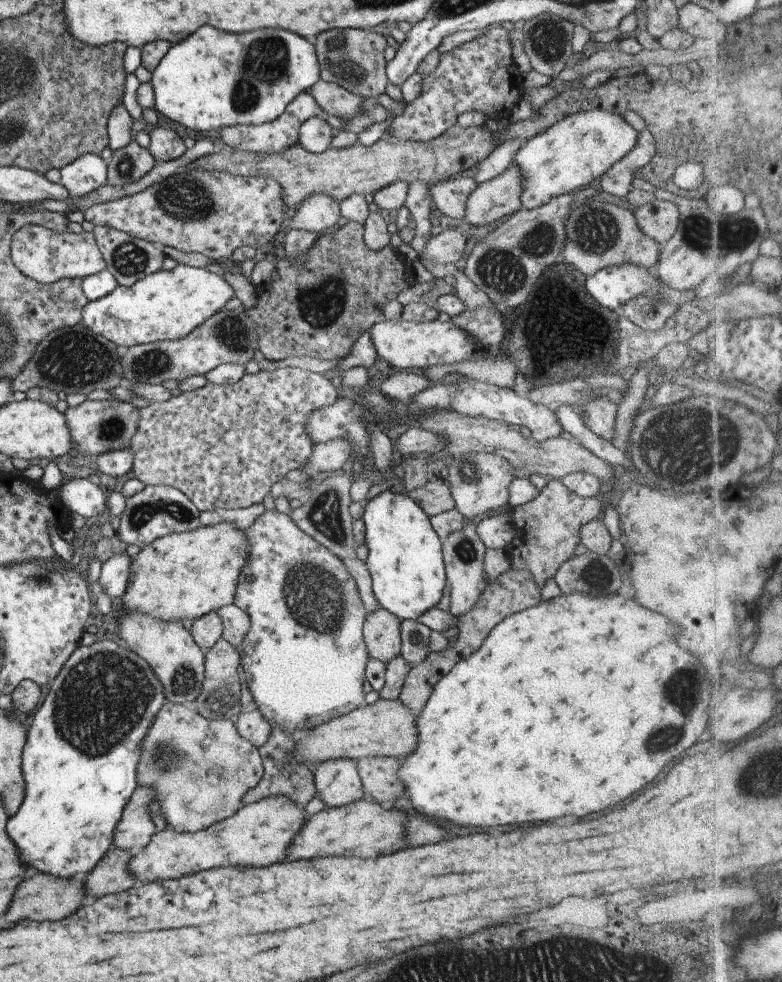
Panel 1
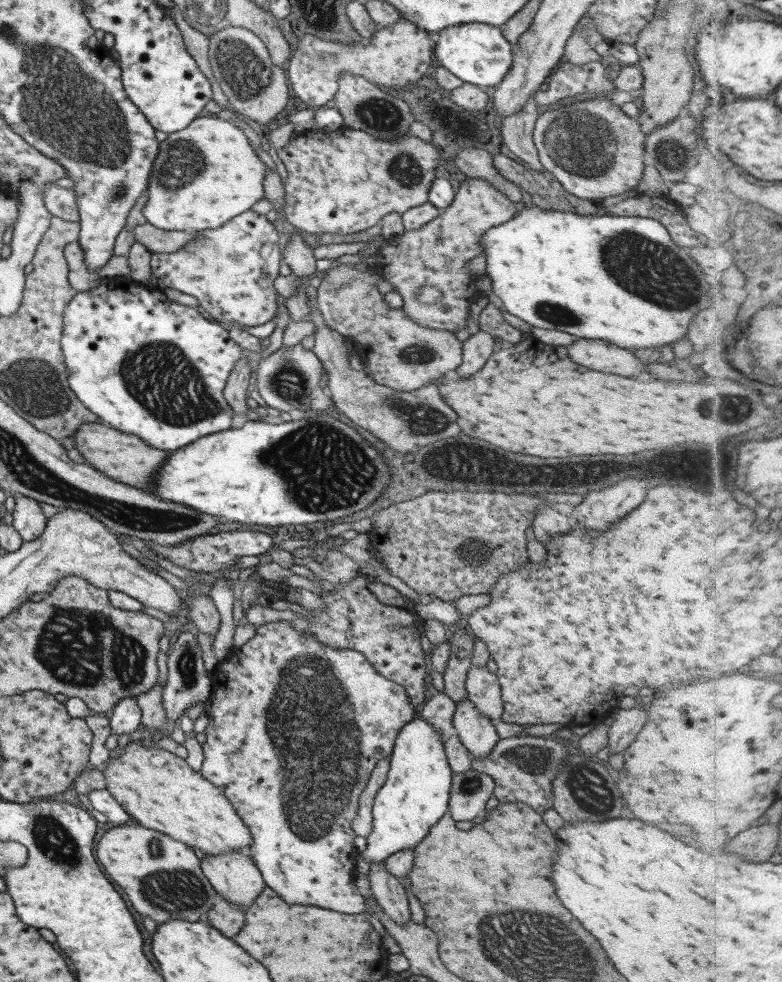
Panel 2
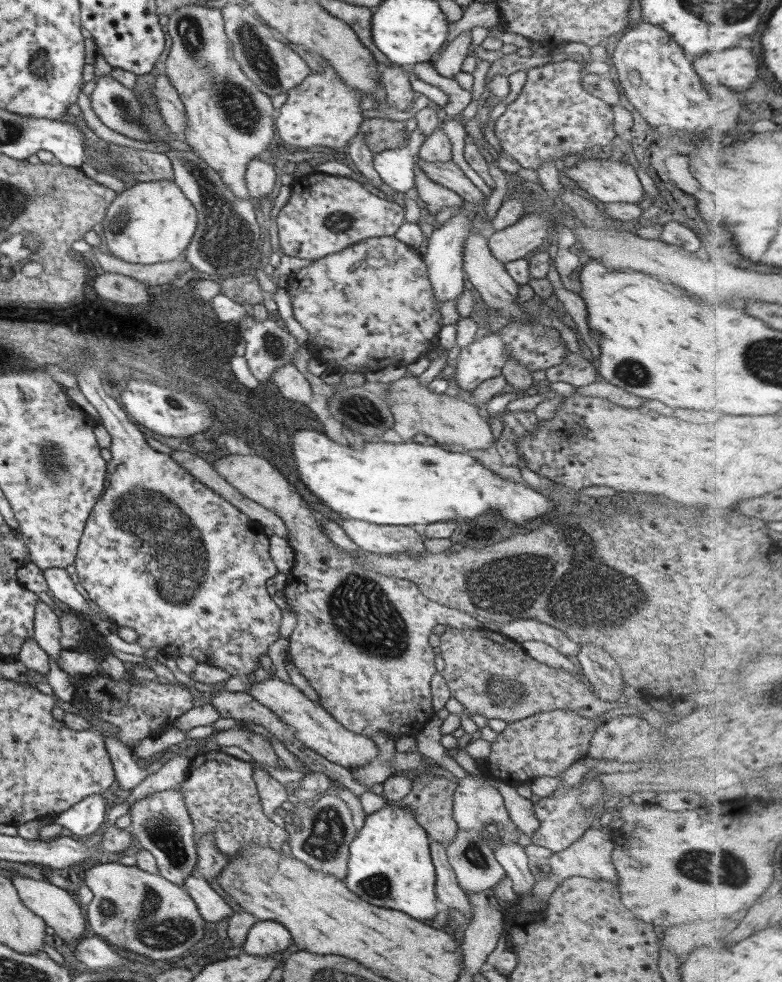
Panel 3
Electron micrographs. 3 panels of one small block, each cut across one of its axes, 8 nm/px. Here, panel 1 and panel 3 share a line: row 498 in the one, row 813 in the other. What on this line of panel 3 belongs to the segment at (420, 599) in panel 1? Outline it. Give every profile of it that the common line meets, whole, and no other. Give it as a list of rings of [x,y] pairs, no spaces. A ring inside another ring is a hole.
[[[402,800],[396,803],[387,802],[381,809],[366,815],[364,826],[357,831],[356,838],[350,843],[347,862],[346,886],[362,900],[374,906],[399,910],[410,914],[412,918],[431,922],[440,910],[436,895],[436,869],[432,862],[428,833],[414,818],[410,808],[402,808]]]

